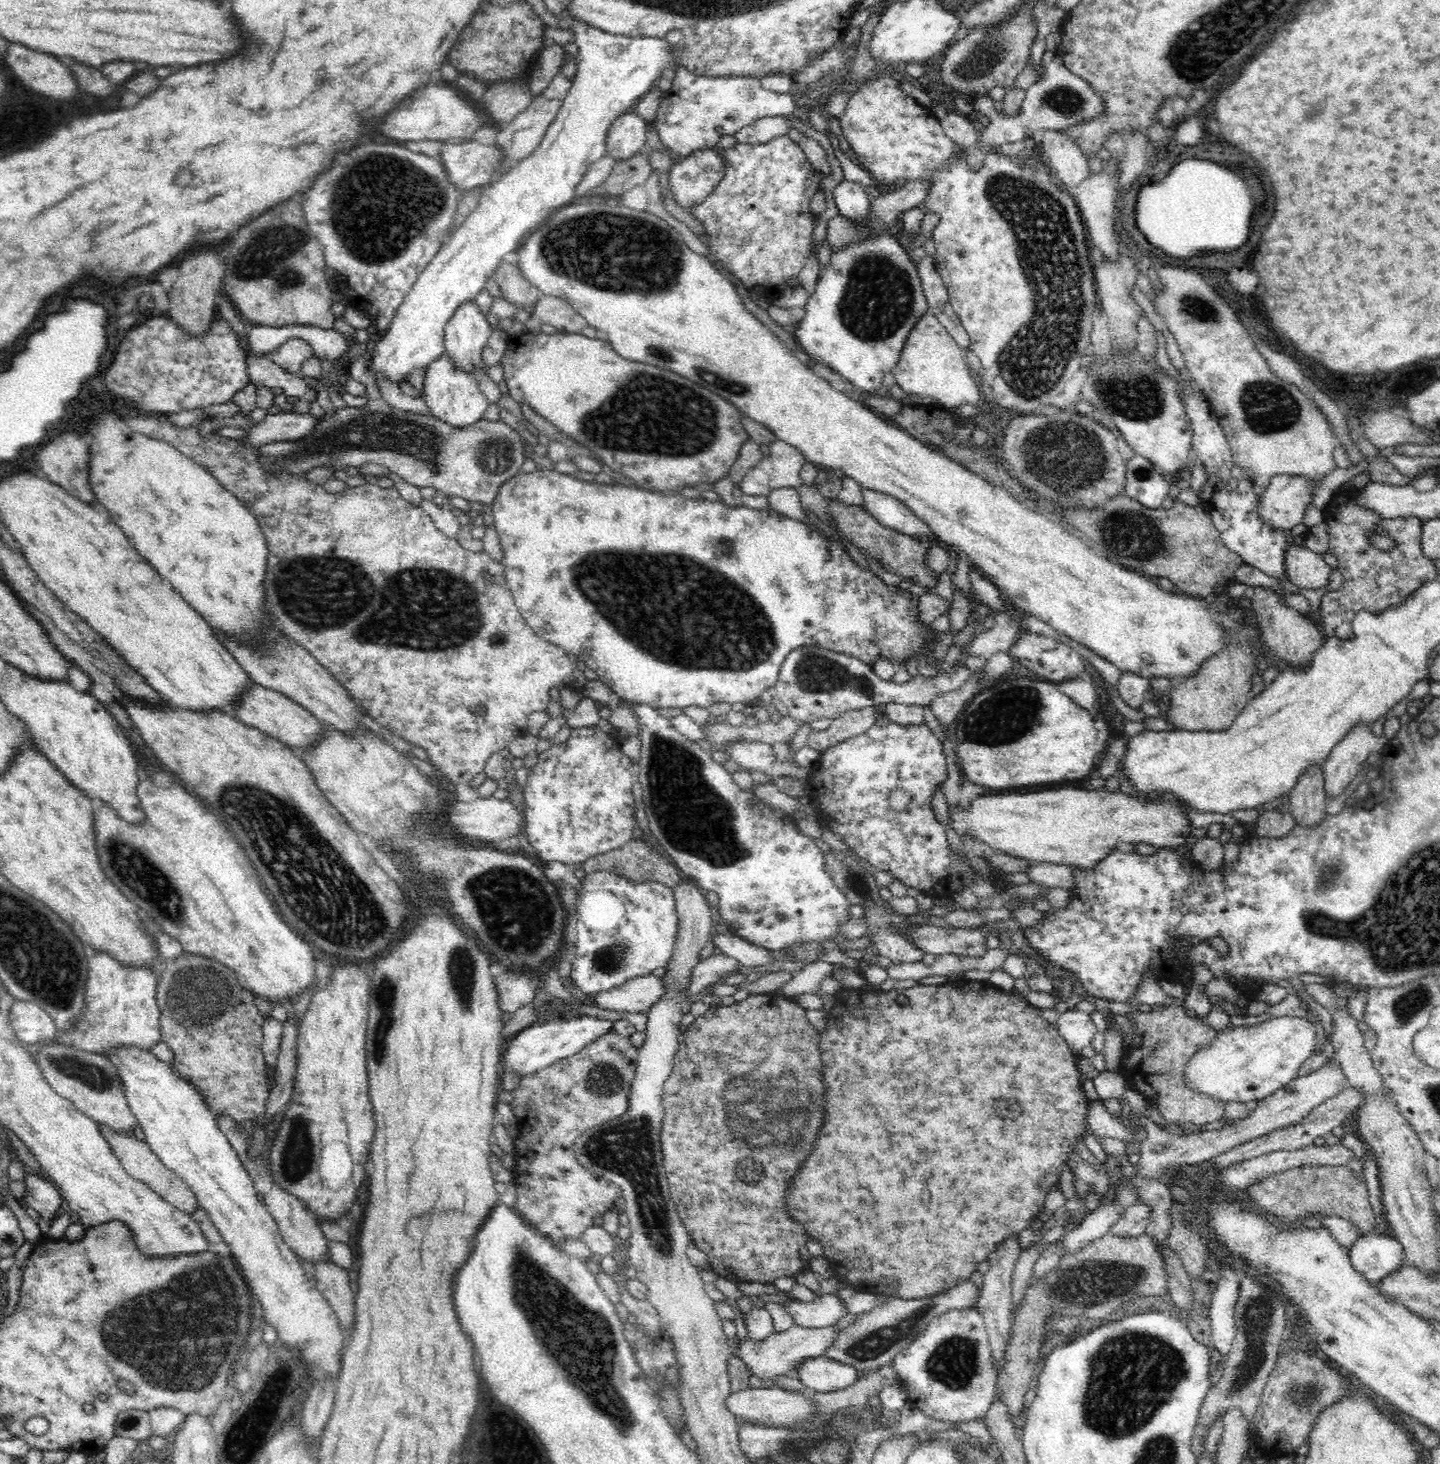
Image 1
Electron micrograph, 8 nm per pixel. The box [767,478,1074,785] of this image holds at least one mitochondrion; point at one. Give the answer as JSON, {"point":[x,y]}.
{"point":[1017,706]}

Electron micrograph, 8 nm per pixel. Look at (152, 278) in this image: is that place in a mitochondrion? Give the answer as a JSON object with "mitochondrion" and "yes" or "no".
{"mitochondrion":"no"}

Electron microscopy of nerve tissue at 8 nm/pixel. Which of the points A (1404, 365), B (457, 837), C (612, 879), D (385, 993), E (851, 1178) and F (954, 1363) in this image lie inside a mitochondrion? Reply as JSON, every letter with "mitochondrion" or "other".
{"A":"other","B":"other","C":"other","D":"mitochondrion","E":"other","F":"mitochondrion"}

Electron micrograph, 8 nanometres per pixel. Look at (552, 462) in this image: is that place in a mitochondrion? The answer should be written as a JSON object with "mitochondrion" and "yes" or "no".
{"mitochondrion":"no"}

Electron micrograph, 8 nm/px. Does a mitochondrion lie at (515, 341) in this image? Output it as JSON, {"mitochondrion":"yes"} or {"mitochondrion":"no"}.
{"mitochondrion":"no"}

